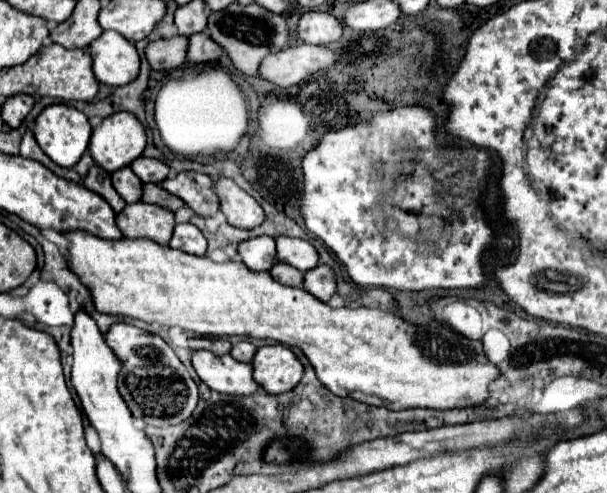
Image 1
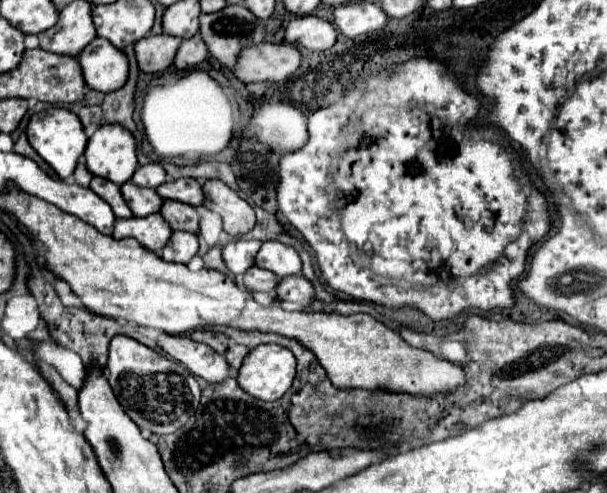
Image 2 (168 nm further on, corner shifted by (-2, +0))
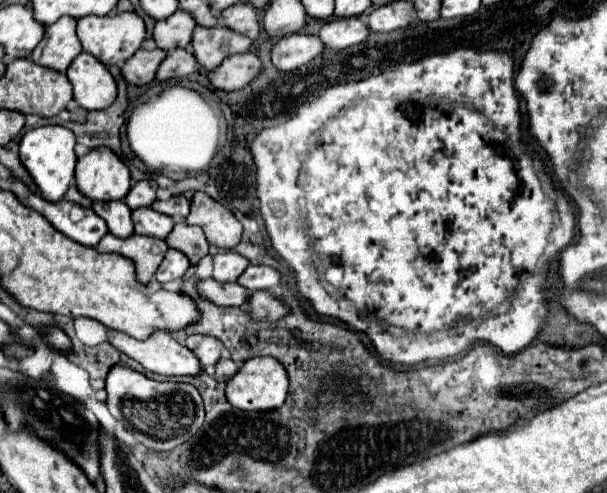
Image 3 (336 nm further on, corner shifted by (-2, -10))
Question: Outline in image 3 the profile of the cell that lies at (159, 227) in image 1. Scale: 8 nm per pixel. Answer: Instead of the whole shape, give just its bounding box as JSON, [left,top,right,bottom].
[96,232,168,284]

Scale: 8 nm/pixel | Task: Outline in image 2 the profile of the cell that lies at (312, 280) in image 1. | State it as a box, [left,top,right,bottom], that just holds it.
[276,276,314,308]

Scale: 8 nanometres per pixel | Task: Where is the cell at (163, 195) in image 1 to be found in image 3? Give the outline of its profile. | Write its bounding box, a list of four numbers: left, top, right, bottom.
[166,222,210,264]

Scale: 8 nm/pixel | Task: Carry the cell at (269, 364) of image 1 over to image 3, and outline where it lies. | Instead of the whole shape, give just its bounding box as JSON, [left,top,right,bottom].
[226,356,288,410]

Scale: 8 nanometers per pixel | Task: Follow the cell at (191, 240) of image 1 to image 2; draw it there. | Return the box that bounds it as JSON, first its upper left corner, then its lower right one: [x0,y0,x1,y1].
[162,230,198,264]

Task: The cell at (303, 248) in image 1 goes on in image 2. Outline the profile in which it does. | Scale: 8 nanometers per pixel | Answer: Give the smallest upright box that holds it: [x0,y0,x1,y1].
[254,242,302,276]

